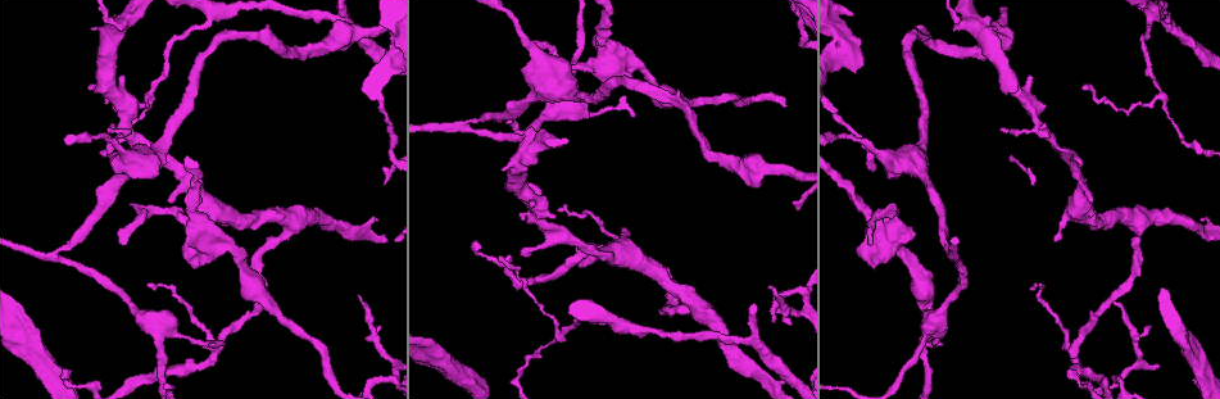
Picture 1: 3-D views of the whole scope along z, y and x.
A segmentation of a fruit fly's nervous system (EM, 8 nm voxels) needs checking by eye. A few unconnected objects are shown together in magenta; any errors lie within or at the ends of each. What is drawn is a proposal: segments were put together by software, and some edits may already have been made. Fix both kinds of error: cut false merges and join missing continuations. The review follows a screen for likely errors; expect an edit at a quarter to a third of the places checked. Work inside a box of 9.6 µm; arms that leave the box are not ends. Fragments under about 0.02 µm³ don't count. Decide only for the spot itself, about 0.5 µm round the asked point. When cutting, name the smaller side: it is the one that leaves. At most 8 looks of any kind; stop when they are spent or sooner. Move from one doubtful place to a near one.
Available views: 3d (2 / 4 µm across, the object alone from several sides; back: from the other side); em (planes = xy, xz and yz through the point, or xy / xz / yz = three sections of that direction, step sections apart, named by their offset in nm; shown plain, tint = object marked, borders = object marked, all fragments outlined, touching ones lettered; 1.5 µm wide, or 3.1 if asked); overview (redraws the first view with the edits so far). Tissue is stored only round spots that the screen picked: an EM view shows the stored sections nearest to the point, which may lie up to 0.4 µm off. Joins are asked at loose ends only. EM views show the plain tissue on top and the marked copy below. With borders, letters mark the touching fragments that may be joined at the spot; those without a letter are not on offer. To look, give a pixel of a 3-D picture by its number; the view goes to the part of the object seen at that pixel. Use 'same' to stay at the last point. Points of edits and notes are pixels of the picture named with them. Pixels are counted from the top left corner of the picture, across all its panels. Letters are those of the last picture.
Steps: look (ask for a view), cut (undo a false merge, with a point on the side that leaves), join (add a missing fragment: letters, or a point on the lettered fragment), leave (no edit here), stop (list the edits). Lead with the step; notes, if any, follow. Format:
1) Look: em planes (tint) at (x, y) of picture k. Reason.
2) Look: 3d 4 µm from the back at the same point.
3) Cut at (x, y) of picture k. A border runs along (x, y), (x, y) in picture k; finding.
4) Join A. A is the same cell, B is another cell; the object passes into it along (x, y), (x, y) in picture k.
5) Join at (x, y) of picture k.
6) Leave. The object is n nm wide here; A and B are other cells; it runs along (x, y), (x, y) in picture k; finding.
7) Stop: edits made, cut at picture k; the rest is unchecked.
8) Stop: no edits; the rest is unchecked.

Look: 3d 2 µm at (579, 266) of picture 1. Tapers out.

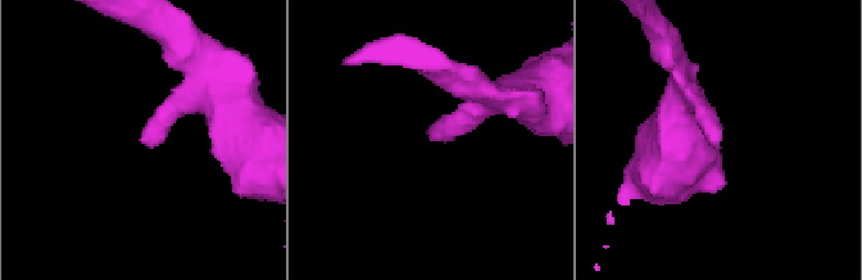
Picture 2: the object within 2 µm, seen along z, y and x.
Look: em planes (borders) at (432, 138) of picture 2.

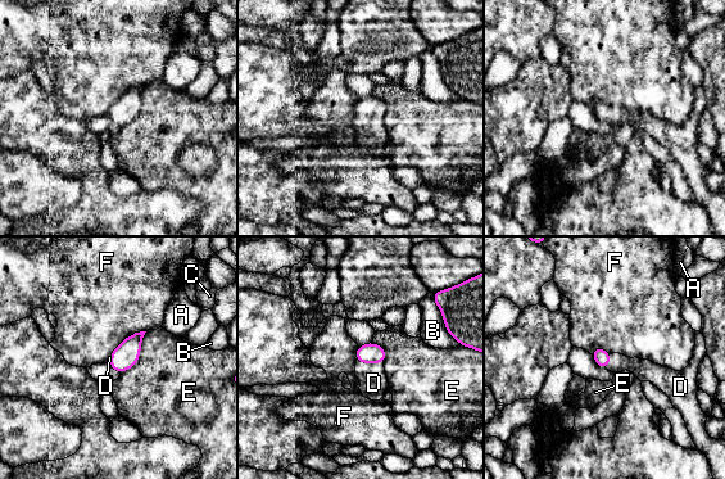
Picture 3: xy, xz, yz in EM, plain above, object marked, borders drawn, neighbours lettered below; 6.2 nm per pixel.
Join D. D is the same cell, A, B, C, E and F are other cells; the object passes into it along (370, 352), (368, 362), (374, 383) in picture 3; it goes on there.

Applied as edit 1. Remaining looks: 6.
Look: em planes (borders) at (1206, 154) of picture 1.

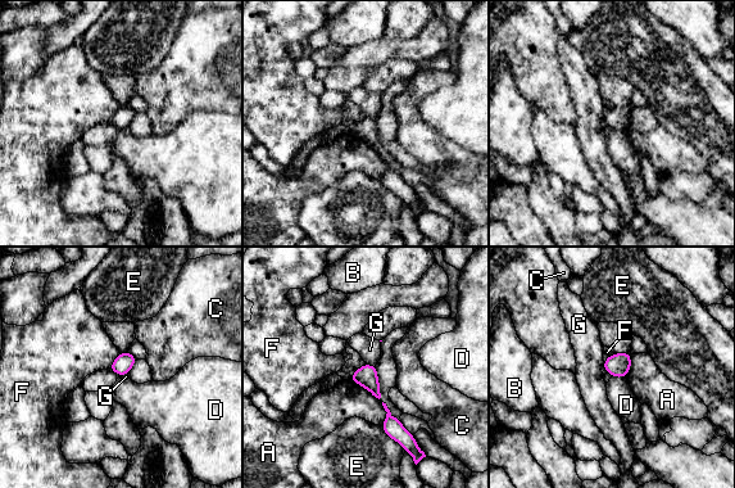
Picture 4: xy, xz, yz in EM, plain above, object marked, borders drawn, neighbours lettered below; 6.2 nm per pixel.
Leave. A, B, C, D, E, F and G are other cells; a border runs along (364, 361), (375, 366) in picture 4; all the same cell.

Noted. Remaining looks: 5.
Look: em planes (tint) at (1149, 18) of picture 1. Three-way junction.

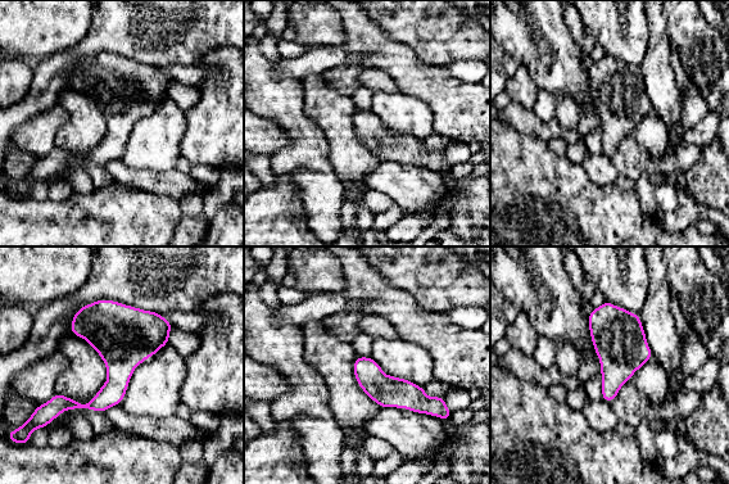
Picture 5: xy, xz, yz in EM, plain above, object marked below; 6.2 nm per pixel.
Look: em planes (borders) at the same point. See the neighbours.

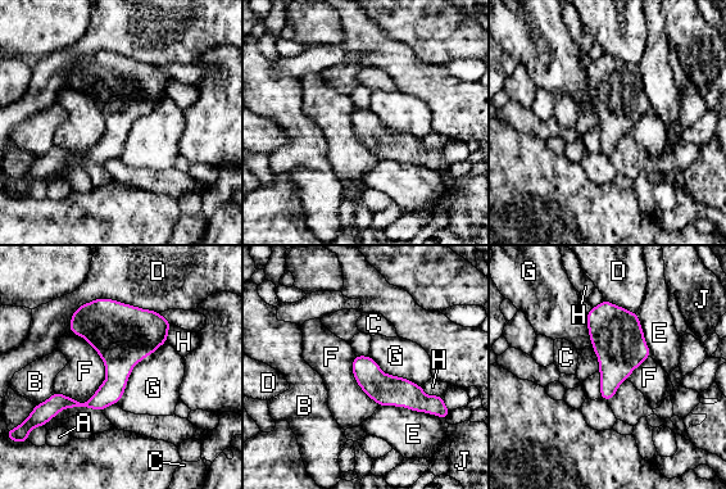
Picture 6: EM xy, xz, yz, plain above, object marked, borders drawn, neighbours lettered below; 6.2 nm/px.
Leave. The object is 190 nm wide here; the longest contact is with D, 600 nm; A, B, C, D, E, F, G, H and J are other cells; continuous, no second cell.

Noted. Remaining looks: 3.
Stop: edits made, join at picture 3; the rest is unchecked.

